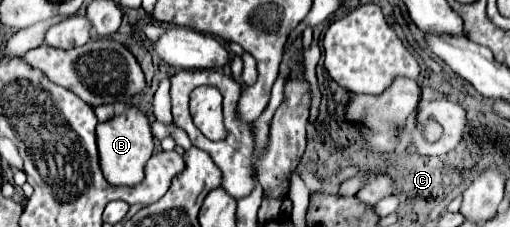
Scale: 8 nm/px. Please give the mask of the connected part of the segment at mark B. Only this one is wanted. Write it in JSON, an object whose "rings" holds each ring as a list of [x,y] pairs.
{"rings":[[[127,104],[123,114],[113,116],[107,122],[97,124],[97,148],[99,148],[99,160],[101,170],[107,178],[107,182],[115,186],[135,186],[143,180],[143,166],[153,154],[153,134],[147,114],[143,114],[137,106]]]}

